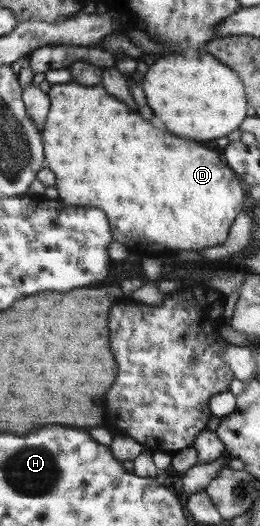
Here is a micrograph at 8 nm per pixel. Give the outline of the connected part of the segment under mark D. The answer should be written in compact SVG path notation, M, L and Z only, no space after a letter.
M77 82L52 85L49 95L51 101L48 118L46 119L45 129L42 131L44 142L46 142L46 158L49 162L47 167L56 174L55 187L59 193L59 200L63 203L70 202L70 206L94 206L100 210L106 210L106 214L110 214L110 226L114 224L114 228L110 230L113 234L113 240L124 244L128 250L133 250L141 255L149 255L158 257L162 252L168 250L180 250L181 254L188 252L188 256L192 253L201 252L203 248L210 246L220 246L226 242L230 227L234 224L236 216L243 212L242 204L244 204L244 189L240 188L240 180L234 176L234 172L224 166L224 162L218 158L216 152L208 147L204 148L198 144L198 141L182 140L172 136L170 132L156 132L152 128L152 124L148 120L144 120L142 116L138 116L134 110L130 110L124 102L116 100L114 96L110 96L103 88L102 84L98 85L81 85Z

